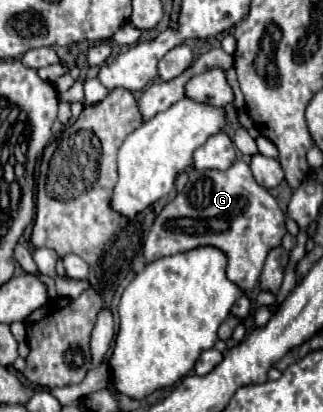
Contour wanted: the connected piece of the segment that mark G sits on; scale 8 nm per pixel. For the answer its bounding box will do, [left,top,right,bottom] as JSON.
[144,160,286,292]

